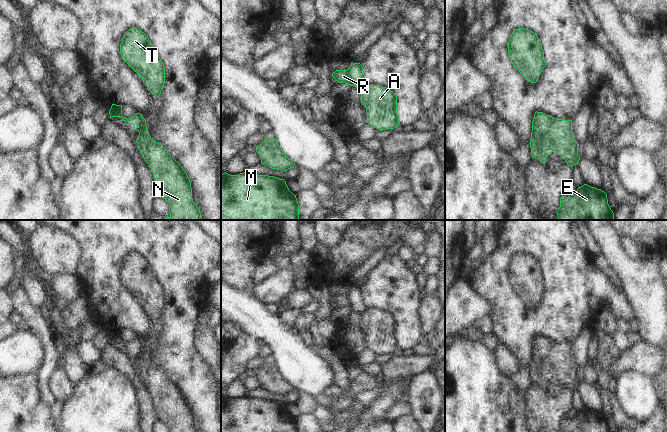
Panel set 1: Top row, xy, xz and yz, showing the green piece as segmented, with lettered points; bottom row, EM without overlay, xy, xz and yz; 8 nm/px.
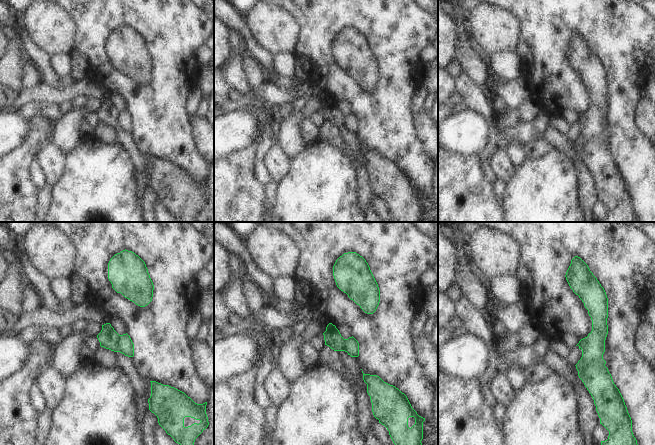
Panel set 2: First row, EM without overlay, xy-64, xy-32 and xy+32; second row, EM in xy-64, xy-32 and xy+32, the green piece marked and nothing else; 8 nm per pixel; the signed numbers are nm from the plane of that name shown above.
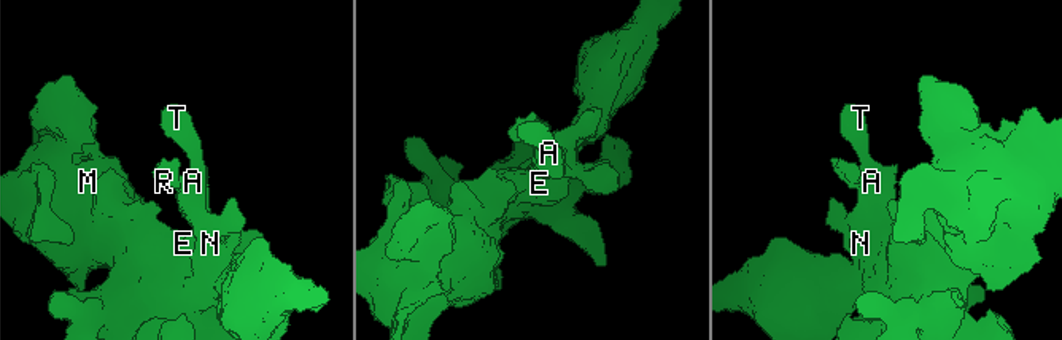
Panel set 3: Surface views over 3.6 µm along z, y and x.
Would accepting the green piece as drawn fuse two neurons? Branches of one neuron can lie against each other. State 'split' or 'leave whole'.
split

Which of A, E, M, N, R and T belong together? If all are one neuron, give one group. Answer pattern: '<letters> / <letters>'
A E M N T / R

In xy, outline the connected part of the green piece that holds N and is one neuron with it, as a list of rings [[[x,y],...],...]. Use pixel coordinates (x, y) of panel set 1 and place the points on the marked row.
[[[143,119],[143,128],[139,132],[136,142],[145,162],[153,173],[159,196],[169,203],[170,217],[165,218],[165,220],[203,220],[199,208],[192,200],[191,182],[186,171],[161,143],[152,140],[147,127],[146,120]]]

